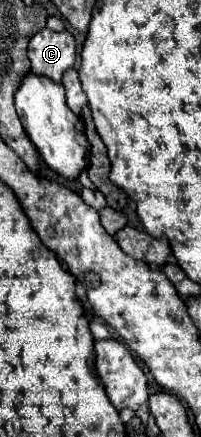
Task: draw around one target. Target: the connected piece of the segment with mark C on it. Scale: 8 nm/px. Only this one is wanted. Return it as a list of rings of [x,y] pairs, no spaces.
[[[43,29],[35,33],[29,41],[29,61],[31,73],[45,75],[59,83],[61,75],[75,63],[75,39],[69,31],[55,33]]]

